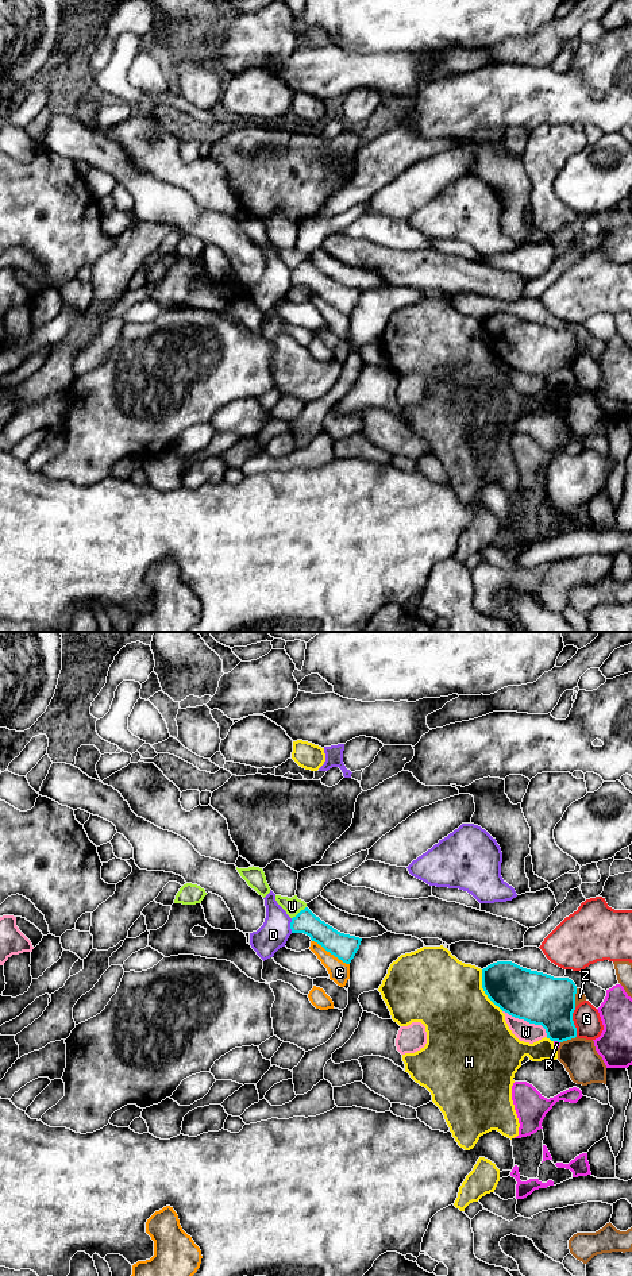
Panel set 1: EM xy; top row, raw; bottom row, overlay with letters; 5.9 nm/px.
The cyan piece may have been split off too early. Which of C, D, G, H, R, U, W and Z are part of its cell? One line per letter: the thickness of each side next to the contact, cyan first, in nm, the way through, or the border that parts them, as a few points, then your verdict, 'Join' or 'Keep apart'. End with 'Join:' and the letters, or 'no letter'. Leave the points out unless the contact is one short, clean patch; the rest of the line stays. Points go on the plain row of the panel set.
C: Thickness 150 nm (cyan) against 120 nm. Keep apart
D: Thickness 140 nm (cyan) against 180 nm. Keep apart
G: Thickness 300 nm (cyan) against 160 nm. Keep apart
H: Thickness 300 nm (cyan) against 460 nm. Keep apart
R: Thickness 300 nm (cyan) against 40 nm. Keep apart
U: Thickness 140 nm (cyan) against 100 nm. Boundary: xy (305, 258), (292, 270). Keep apart
W: Thickness 300 nm (cyan) against 120 nm. Keep apart
Z: Thickness 300 nm (cyan) against 60 nm. Keep apart
Join: no letter

